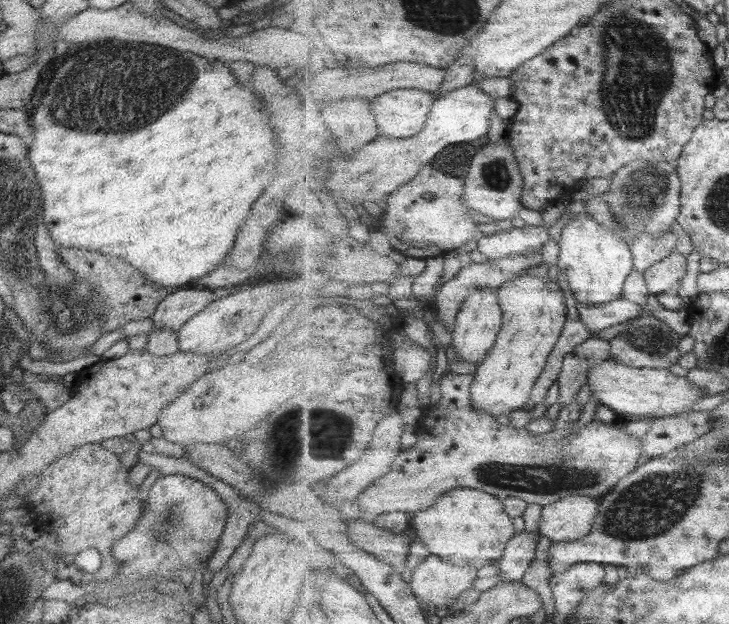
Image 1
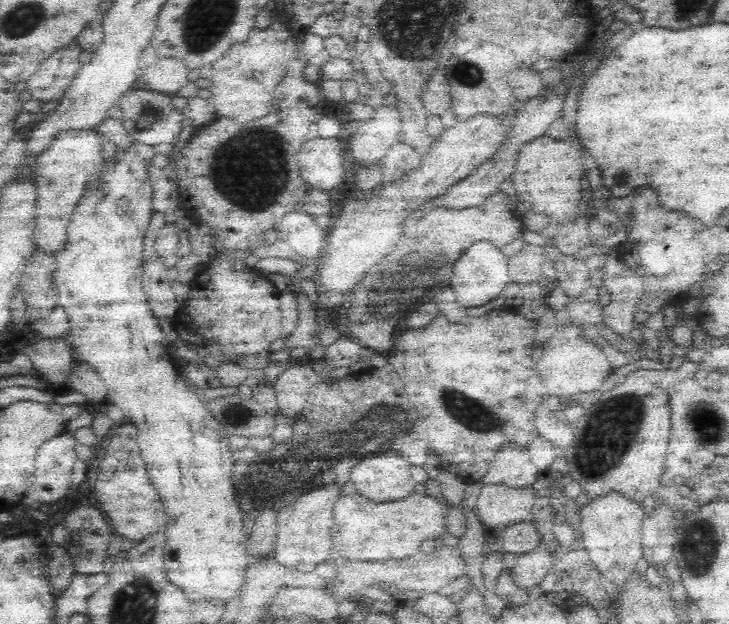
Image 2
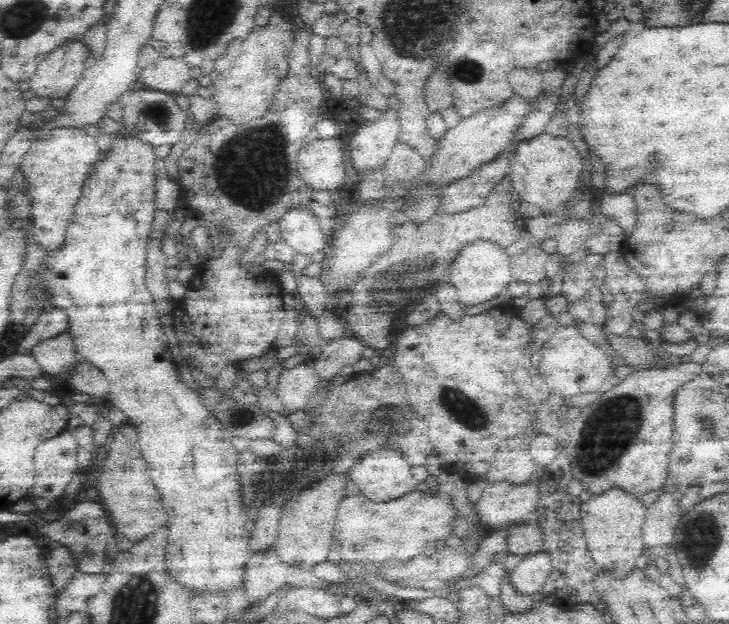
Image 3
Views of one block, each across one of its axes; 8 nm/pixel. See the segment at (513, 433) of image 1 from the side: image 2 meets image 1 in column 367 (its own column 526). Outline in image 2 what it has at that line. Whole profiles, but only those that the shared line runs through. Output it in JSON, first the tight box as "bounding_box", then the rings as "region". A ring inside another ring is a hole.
{"bounding_box":[473,484,534,528],"region":[[[488,484],[480,490],[473,511],[484,526],[502,528],[527,520],[534,500],[532,487],[517,490],[506,484]]]}

